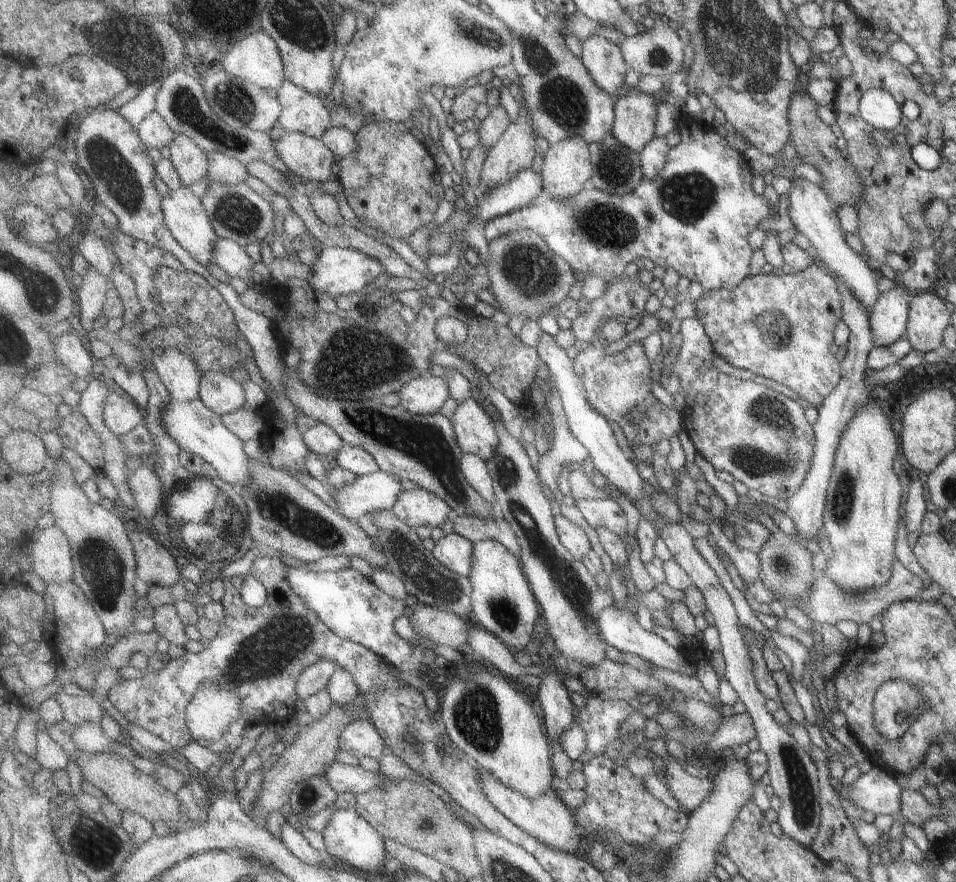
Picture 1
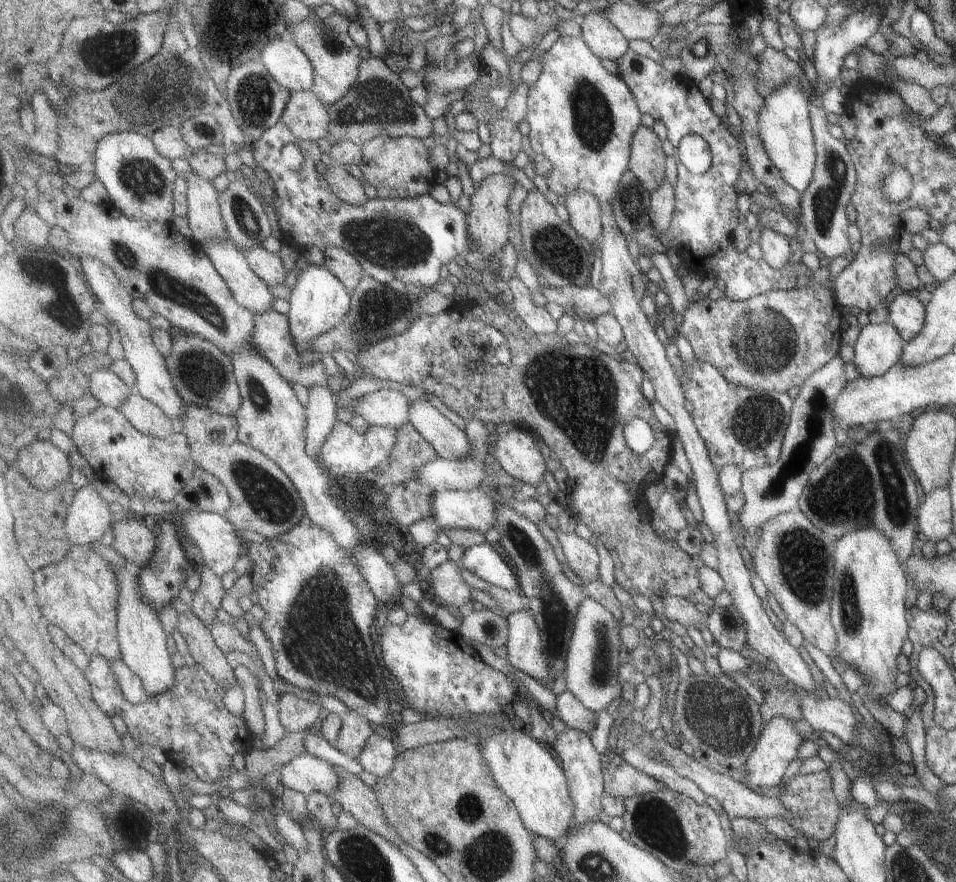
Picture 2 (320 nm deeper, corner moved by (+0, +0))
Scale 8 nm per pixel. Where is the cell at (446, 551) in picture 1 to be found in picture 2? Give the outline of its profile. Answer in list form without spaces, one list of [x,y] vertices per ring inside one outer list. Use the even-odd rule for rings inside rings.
[[[487,542],[465,549],[459,563],[479,578],[504,589],[521,589],[503,556]]]

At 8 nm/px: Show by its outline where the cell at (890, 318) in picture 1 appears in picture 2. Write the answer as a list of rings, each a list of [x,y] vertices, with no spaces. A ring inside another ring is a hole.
[[[885,321],[869,323],[861,330],[854,344],[856,351],[853,364],[863,377],[872,379],[881,376],[897,364],[903,346],[899,335],[893,325]]]

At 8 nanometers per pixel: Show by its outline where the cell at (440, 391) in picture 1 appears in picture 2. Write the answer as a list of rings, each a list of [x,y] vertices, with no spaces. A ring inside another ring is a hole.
[[[396,387],[364,393],[353,407],[355,415],[360,415],[369,425],[394,426],[398,429],[409,422],[410,400]]]

